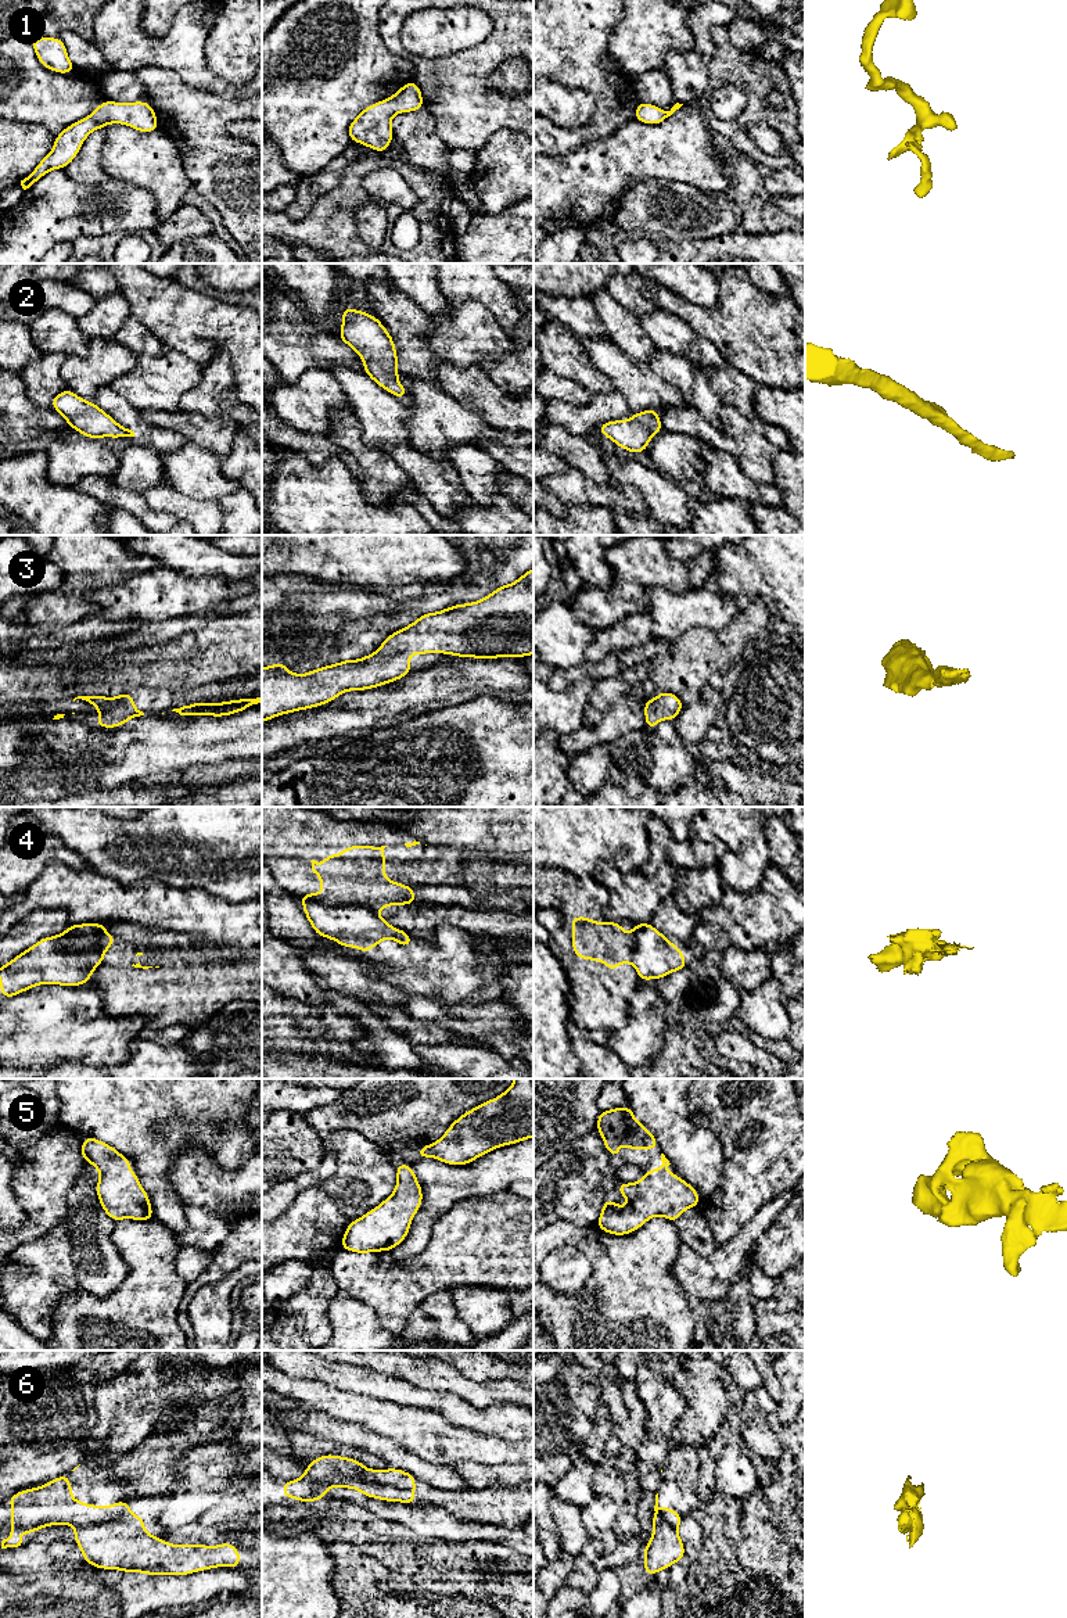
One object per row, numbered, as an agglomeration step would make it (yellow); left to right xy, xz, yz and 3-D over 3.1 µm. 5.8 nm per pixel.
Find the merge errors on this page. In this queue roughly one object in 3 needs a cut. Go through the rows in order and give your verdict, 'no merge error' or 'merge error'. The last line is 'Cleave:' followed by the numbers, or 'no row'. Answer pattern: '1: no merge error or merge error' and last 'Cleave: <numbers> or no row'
1: no merge error
2: no merge error
3: no merge error
4: merge error
5: no merge error
6: merge error
Cleave: 4, 6

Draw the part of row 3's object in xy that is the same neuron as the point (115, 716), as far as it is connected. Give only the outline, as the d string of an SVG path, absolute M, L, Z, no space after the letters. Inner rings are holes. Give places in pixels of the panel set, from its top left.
M129 692L116 697L104 697L101 695L78 696L73 702L76 699L86 700L98 710L100 718L96 722L97 728L118 728L130 718L144 715L144 713L134 706L134 699Z

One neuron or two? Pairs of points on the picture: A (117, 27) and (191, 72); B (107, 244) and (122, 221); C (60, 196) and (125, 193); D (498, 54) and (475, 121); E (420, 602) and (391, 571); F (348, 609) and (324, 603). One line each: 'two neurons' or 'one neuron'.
A: one neuron
B: two neurons
C: one neuron
D: one neuron
E: two neurons
F: one neuron

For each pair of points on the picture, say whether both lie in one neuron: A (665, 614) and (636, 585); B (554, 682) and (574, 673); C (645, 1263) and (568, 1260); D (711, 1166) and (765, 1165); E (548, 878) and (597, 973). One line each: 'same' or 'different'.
A: different
B: same
C: different
D: different
E: same

